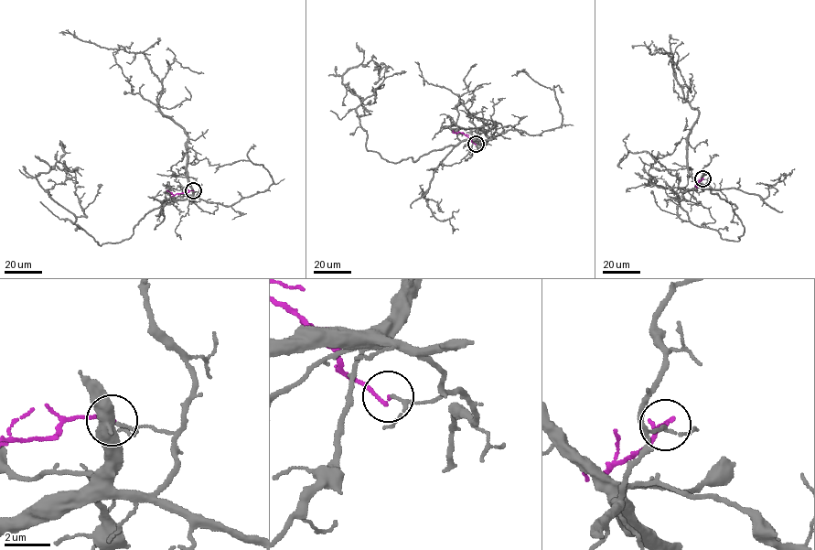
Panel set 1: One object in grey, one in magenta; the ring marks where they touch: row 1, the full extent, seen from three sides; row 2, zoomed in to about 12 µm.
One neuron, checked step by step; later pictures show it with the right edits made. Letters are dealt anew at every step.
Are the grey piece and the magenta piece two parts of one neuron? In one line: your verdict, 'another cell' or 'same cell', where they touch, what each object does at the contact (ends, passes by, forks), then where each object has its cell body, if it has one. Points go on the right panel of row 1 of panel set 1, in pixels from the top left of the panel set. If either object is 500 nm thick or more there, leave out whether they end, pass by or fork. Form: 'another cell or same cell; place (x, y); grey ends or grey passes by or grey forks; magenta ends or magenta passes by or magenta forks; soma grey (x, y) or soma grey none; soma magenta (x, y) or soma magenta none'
another cell; place (702, 178); grey passes by; magenta ends; soma grey none; soma magenta none

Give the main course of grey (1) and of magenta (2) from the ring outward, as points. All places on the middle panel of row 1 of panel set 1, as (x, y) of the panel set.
1: (476, 144), (460, 141), (414, 162), (369, 150), (356, 109), (363, 99), (342, 80), (373, 60), (378, 82)
2: (476, 144), (464, 134), (453, 130)

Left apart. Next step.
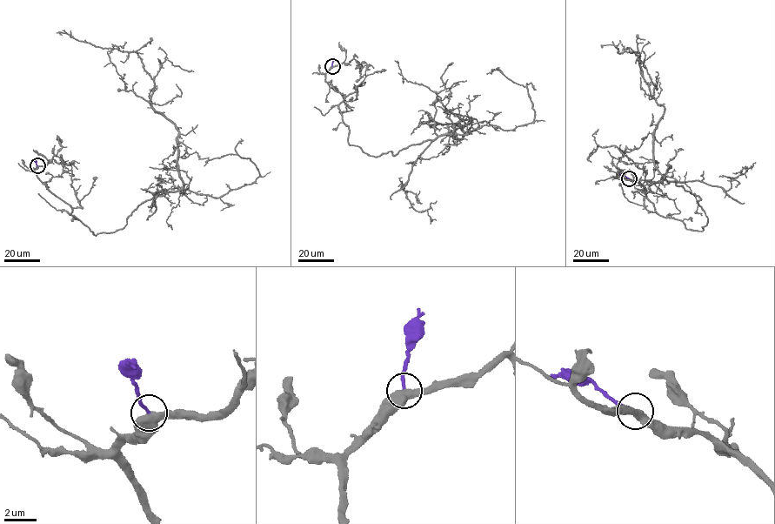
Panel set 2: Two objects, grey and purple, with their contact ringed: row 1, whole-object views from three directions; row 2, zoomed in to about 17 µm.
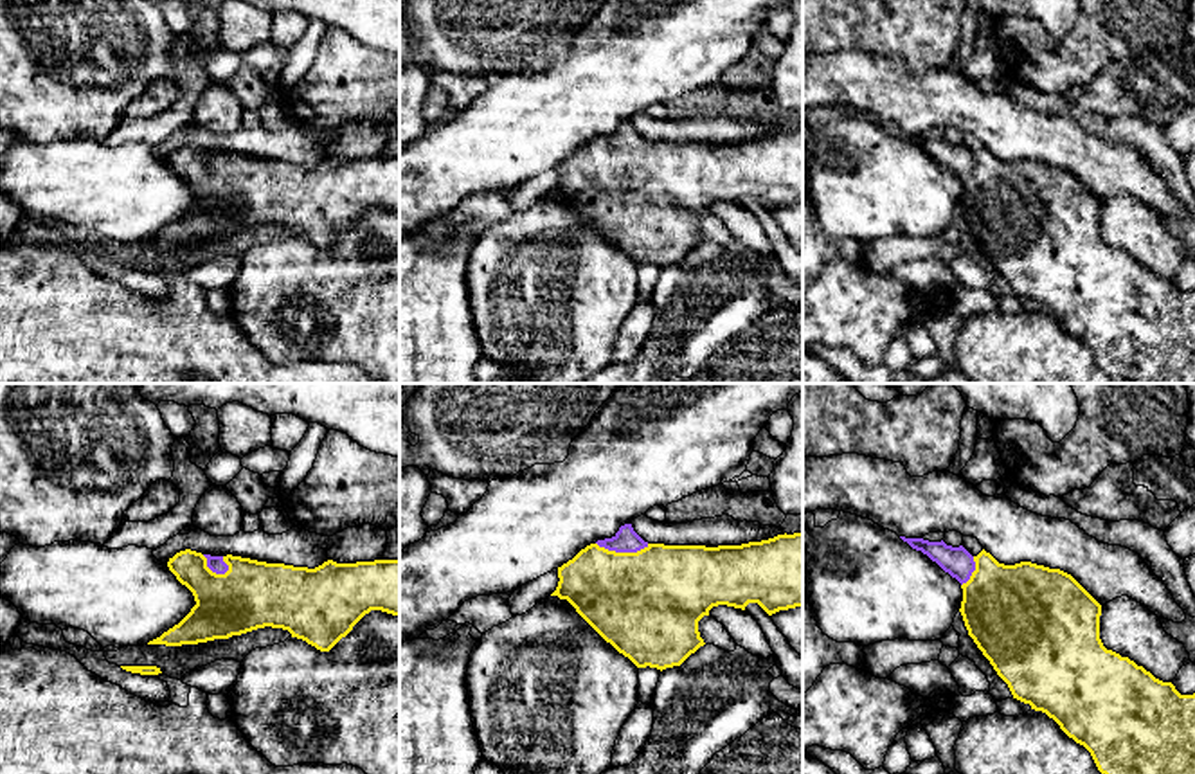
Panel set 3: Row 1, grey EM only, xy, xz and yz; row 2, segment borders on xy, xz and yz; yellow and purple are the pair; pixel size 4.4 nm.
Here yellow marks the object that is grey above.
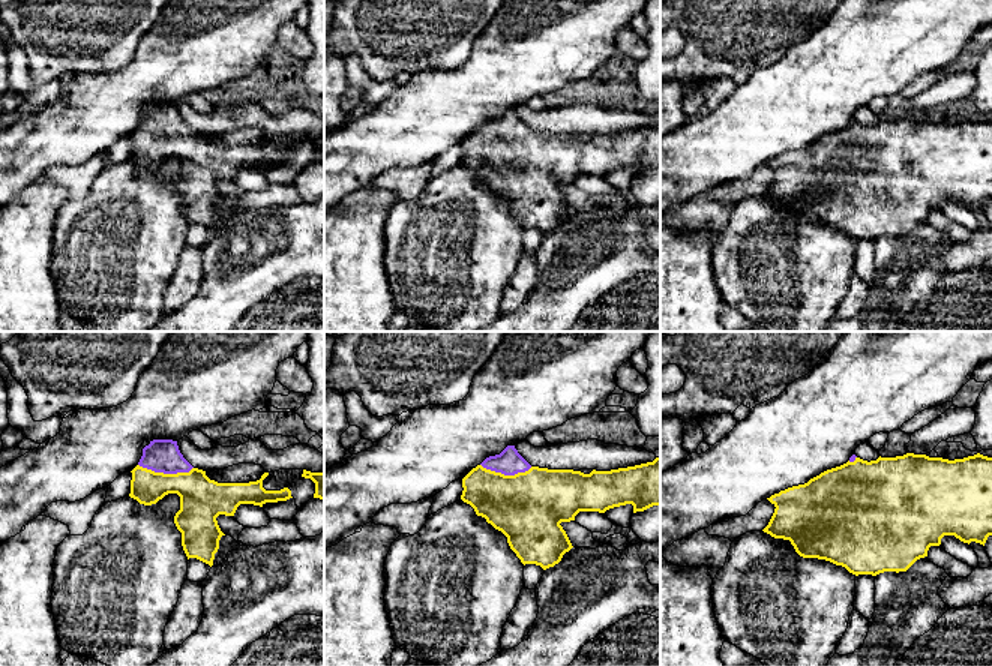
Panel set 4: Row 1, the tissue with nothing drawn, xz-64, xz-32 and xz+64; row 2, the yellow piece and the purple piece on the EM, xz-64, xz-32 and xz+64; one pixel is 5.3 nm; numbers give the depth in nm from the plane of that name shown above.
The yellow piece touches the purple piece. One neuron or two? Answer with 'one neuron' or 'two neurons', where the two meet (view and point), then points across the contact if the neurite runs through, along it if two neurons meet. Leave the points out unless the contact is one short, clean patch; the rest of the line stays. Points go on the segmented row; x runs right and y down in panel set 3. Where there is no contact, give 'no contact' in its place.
one neuron; contact xz (623, 553); way xz (646, 603), (623, 580), (623, 553), (627, 540)

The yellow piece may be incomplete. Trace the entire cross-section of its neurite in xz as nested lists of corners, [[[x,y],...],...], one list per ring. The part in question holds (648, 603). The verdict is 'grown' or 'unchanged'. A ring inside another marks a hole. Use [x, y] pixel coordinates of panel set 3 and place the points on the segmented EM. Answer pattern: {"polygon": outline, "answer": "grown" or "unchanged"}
{"polygon": [[[624,524],[612,538],[587,545],[558,567],[558,578],[558,587],[551,596],[567,599],[606,643],[637,668],[650,666],[662,671],[680,666],[705,644],[698,632],[698,621],[709,616],[713,607],[727,605],[745,610],[749,603],[758,603],[768,616],[803,607],[803,533],[785,533],[741,545],[664,545],[644,542],[632,524]]], "answer": "grown"}

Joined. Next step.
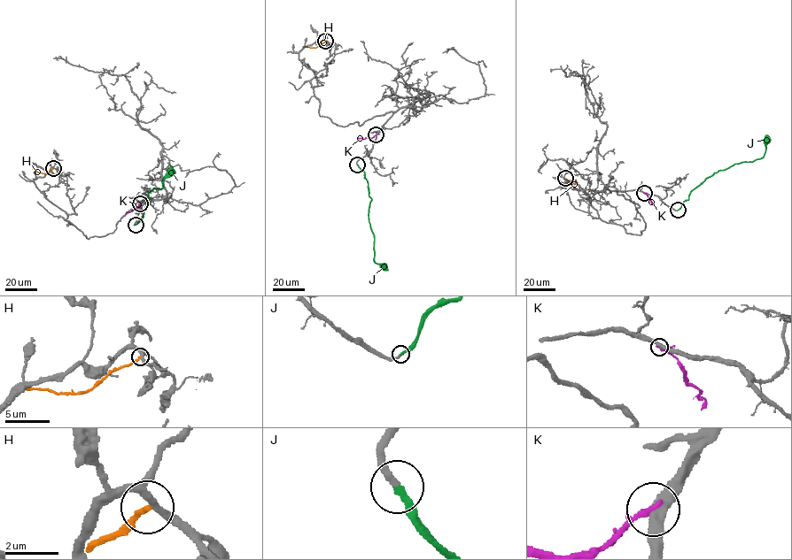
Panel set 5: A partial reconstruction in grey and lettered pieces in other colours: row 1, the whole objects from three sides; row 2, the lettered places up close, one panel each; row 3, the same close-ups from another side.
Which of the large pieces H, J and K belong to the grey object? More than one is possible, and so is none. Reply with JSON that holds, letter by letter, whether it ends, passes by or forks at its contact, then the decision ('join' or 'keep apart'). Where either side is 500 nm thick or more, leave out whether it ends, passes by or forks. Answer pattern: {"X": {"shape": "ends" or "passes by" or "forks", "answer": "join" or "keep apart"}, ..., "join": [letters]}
{"H": {"shape": "ends", "answer": "keep apart"}, "J": {"shape": "ends", "answer": "join"}, "K": {"shape": "ends", "answer": "keep apart"}, "join": ["J"]}

